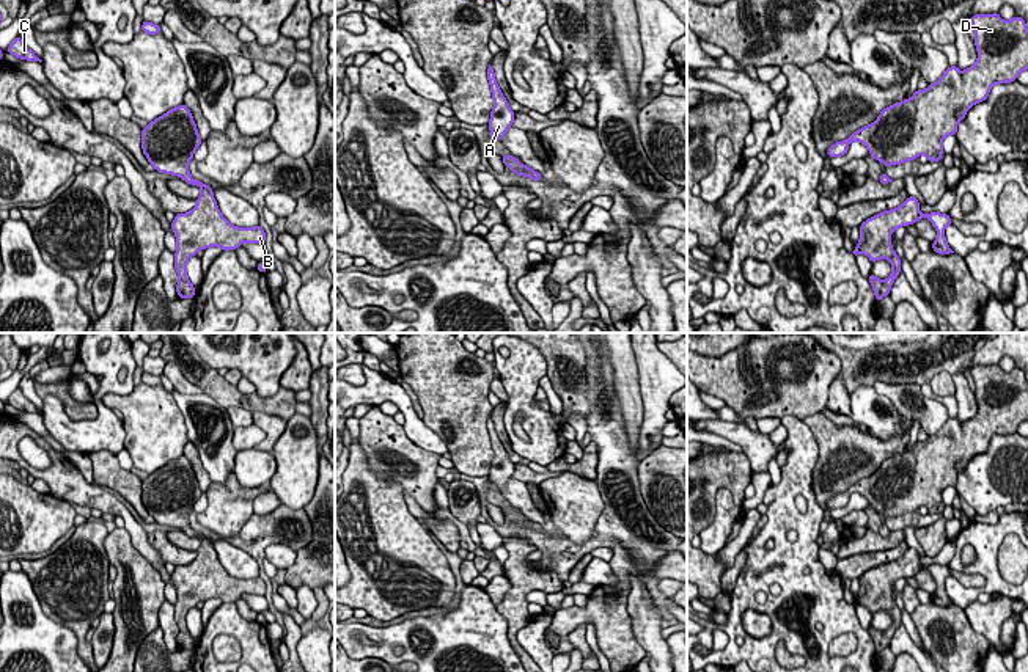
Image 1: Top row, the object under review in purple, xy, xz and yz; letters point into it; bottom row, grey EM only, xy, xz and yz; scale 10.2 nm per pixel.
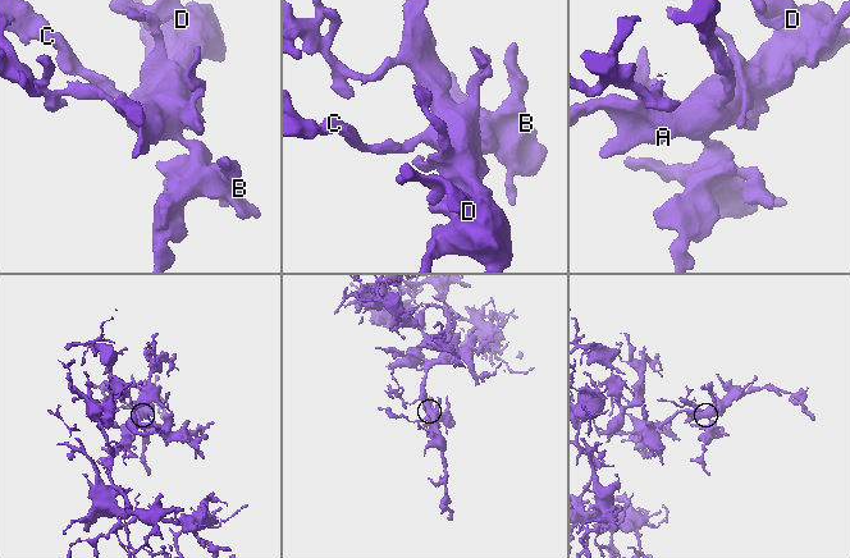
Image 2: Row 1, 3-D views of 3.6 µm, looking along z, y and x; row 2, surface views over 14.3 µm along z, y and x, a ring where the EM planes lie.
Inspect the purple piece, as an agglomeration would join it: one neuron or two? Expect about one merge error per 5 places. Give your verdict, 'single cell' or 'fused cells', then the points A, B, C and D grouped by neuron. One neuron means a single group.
single cell; A B C D

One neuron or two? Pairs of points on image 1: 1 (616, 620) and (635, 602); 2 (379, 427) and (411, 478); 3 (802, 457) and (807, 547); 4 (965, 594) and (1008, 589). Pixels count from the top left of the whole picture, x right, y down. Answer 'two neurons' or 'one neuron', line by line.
1: two neurons
2: one neuron
3: one neuron
4: one neuron

